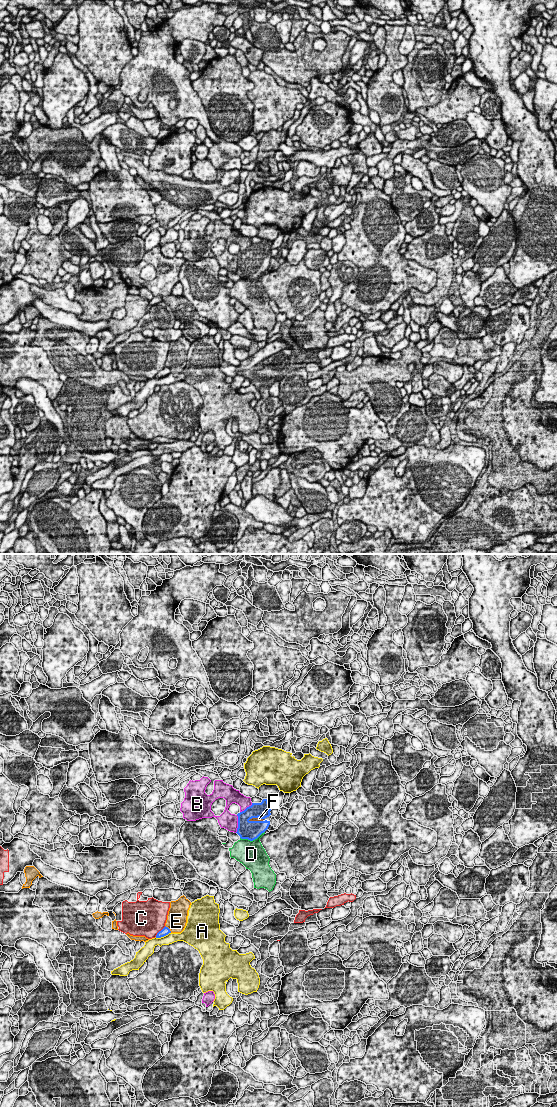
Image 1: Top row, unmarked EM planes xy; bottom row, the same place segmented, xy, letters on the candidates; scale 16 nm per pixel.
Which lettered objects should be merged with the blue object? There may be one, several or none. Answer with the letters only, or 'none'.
F

